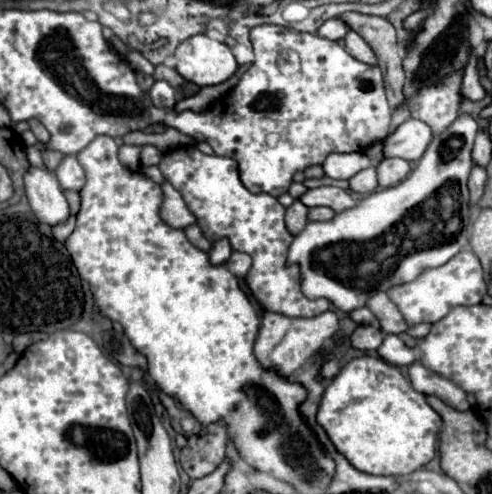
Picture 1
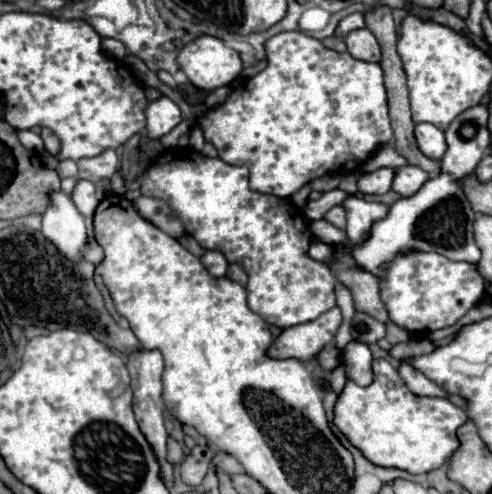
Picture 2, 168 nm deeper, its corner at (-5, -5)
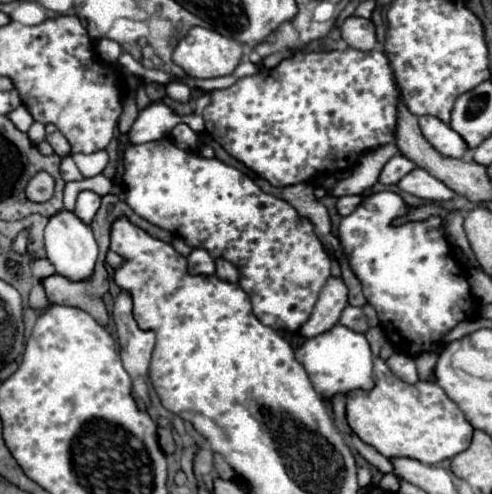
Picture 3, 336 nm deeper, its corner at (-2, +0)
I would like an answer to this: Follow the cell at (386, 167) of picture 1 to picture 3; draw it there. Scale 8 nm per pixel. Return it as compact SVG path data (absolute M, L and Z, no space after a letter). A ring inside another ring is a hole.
M413 169L409 175L405 175L399 183L401 191L407 191L411 195L417 195L421 199L431 199L431 201L449 201L455 197L455 191L451 191L445 183L429 175L425 169Z

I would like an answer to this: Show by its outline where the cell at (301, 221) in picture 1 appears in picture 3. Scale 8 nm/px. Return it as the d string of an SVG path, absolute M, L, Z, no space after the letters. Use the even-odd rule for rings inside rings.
M387 143L385 147L377 147L373 151L367 151L359 165L355 167L355 171L347 177L347 179L341 179L335 189L331 189L331 195L335 197L343 197L343 195L357 195L357 193L365 193L367 189L371 189L377 179L379 179L379 173L381 169L385 167L385 163L397 155L399 149L395 143Z

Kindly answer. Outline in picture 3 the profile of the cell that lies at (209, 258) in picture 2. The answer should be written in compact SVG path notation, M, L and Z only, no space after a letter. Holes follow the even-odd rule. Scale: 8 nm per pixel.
M193 249L187 257L189 273L193 275L213 275L215 273L215 261L205 249Z

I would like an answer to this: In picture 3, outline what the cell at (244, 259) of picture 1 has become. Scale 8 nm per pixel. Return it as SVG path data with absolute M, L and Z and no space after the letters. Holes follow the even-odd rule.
M217 259L215 261L215 275L221 281L229 281L229 283L237 283L237 279L239 279L237 267L233 267L233 263L229 263L227 259Z

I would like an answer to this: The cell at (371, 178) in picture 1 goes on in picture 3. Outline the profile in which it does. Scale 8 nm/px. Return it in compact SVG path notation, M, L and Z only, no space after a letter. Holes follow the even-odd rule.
M397 153L397 155L393 155L393 159L389 159L387 165L383 167L379 181L385 183L385 185L399 183L399 181L401 181L409 171L413 171L415 167L417 167L417 165L415 165L411 159L407 159L405 155Z

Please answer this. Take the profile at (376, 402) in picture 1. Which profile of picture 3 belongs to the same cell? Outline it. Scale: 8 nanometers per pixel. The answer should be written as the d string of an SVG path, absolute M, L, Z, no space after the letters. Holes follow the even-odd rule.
M379 327L369 329L365 335L375 355L375 387L371 391L351 391L347 395L347 423L351 425L351 429L385 457L401 455L417 459L425 465L435 465L465 451L471 445L475 431L465 413L445 395L445 391L437 383L417 381L409 385L395 377L389 371L387 363L379 359L379 349L385 343L385 335Z

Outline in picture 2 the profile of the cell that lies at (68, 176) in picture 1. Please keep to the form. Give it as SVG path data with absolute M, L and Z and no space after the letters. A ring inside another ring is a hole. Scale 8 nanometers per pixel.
M78 180L78 182L76 182L76 188L74 188L74 192L72 192L72 200L74 200L76 208L78 208L84 216L92 216L96 204L98 204L94 182Z

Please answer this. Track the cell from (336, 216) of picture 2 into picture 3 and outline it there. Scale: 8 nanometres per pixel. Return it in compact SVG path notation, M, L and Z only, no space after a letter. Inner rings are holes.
M349 195L349 197L341 197L337 201L337 211L339 215L349 215L355 211L355 207L363 201L363 195Z

